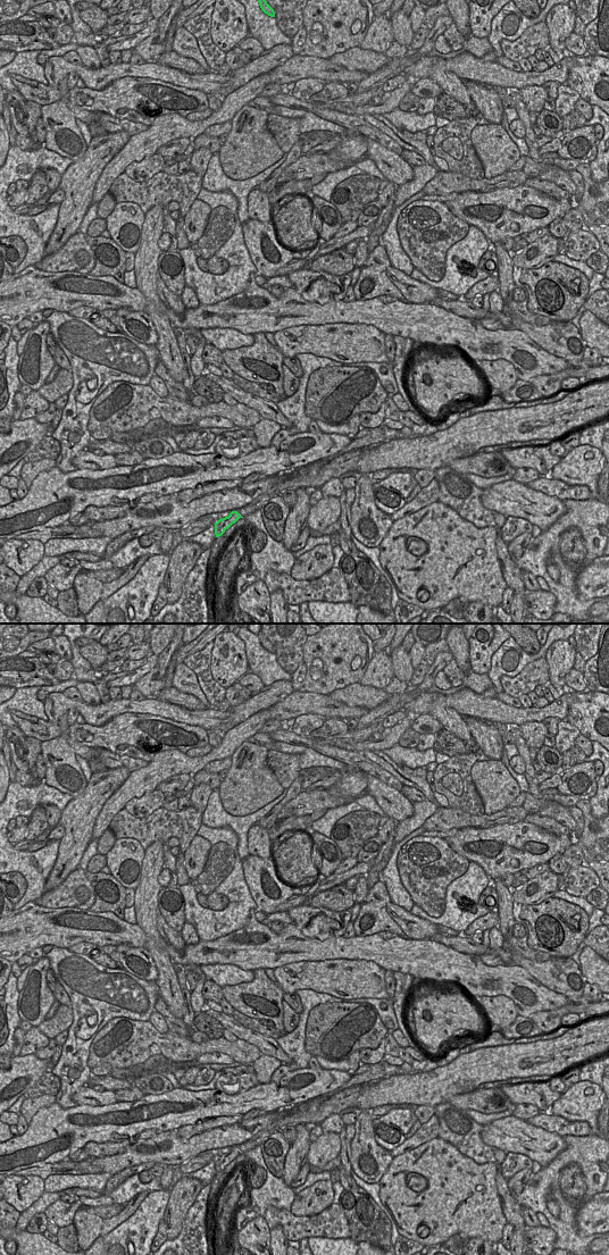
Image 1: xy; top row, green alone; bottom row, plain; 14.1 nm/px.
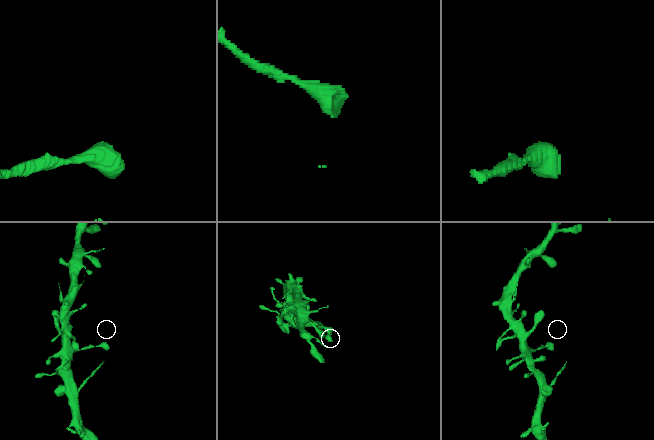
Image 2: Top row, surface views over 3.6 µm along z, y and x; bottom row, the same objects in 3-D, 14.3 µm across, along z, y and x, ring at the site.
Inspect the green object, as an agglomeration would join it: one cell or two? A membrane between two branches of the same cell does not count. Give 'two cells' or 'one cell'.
one cell

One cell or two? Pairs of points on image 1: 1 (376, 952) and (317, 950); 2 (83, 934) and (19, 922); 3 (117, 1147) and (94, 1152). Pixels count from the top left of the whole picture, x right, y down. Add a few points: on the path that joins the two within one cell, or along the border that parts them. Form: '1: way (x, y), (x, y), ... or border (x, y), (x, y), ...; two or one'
1: way (361, 951), (342, 952), (340, 950), (332, 950); one
2: way (67, 928), (35, 926); one
3: way (111, 1148), (100, 1151); one

